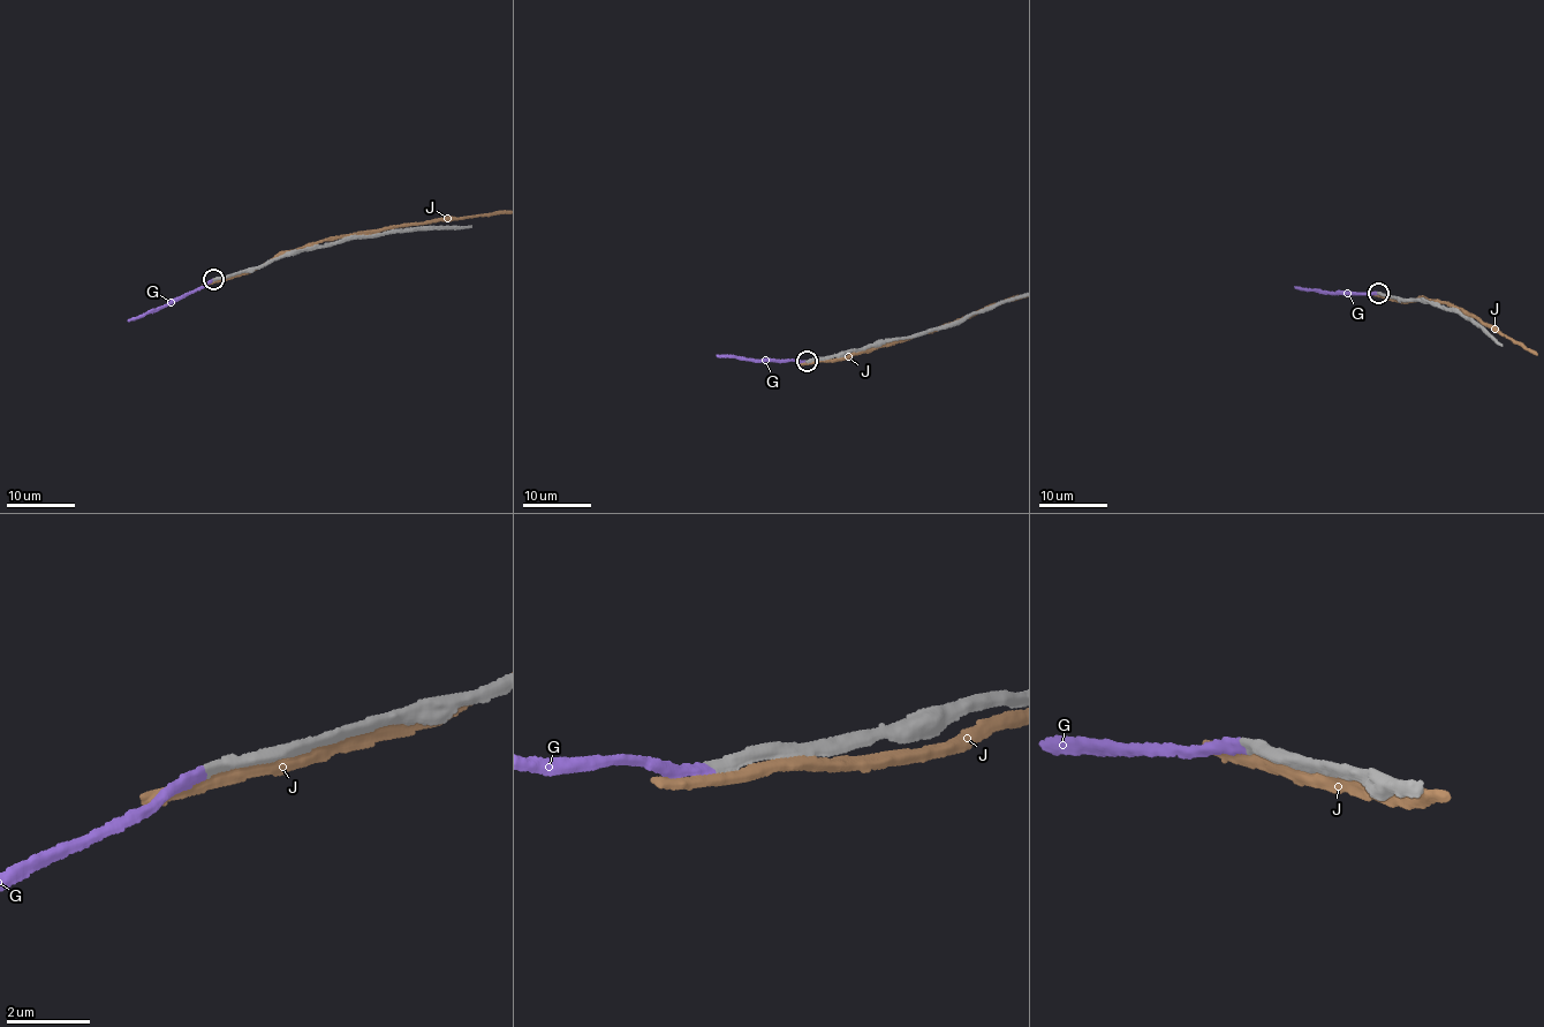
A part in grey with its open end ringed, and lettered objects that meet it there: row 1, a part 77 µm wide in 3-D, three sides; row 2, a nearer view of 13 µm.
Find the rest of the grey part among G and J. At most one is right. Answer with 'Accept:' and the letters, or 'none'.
Accept: G

